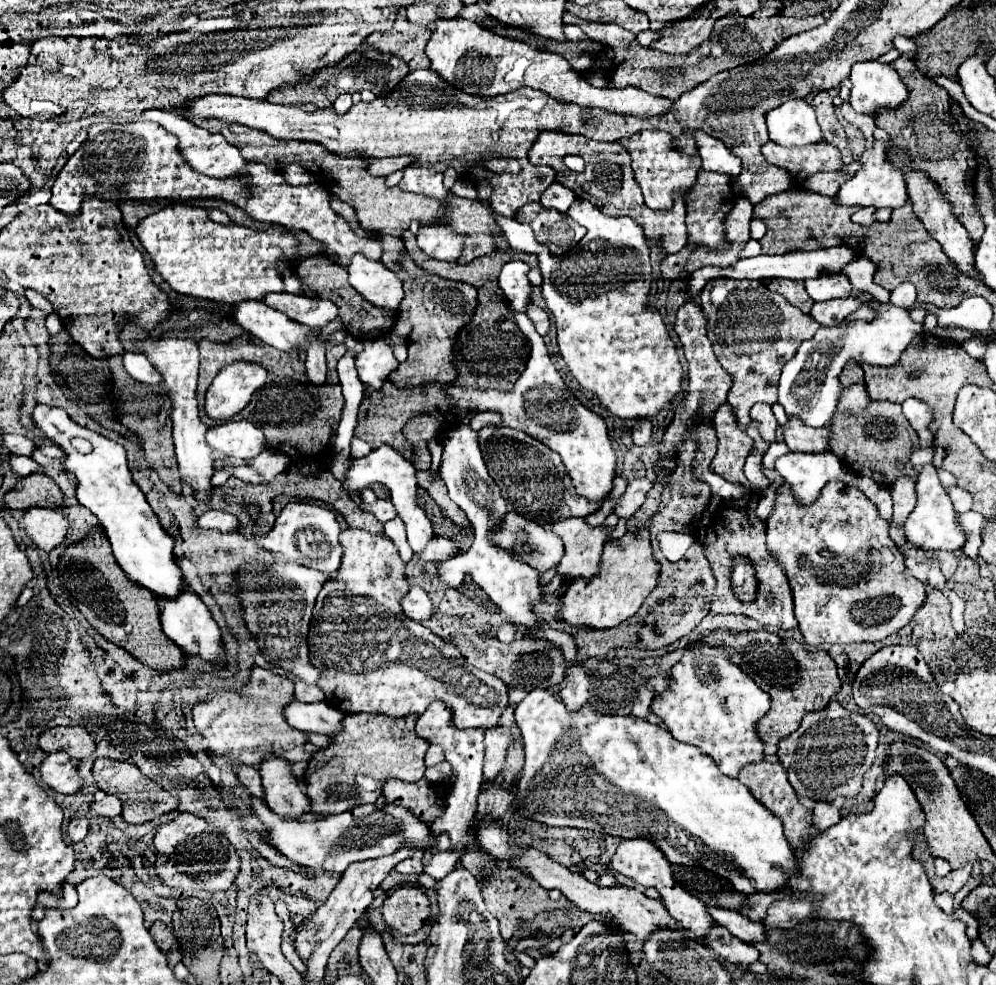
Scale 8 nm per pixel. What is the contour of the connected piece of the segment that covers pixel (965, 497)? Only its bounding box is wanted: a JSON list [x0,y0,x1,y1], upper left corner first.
[946,485,972,513]

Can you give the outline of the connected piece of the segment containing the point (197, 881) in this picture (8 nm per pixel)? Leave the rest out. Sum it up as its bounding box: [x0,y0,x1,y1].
[154,813,240,891]

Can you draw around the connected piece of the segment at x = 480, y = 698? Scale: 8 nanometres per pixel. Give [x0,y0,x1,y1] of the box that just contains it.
[308,529,508,729]

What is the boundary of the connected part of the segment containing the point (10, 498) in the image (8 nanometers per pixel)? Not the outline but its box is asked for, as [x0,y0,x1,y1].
[4,473,64,511]

